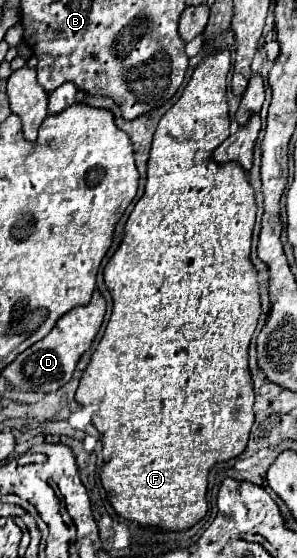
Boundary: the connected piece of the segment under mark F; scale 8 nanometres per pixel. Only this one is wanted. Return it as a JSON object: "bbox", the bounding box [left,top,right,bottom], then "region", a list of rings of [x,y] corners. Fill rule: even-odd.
{"bbox":[76,50,260,532],"region":[[[228,50],[216,52],[202,60],[202,64],[194,70],[188,86],[184,88],[182,98],[162,116],[150,150],[148,160],[148,180],[146,180],[146,192],[136,202],[128,222],[126,222],[126,236],[108,262],[104,270],[106,286],[114,300],[114,310],[110,316],[110,322],[106,326],[104,338],[100,340],[90,366],[86,368],[80,386],[76,390],[76,402],[80,406],[98,406],[98,412],[92,416],[92,424],[102,436],[102,472],[100,482],[108,494],[108,502],[112,504],[114,512],[122,518],[128,518],[132,522],[138,522],[142,528],[152,526],[158,530],[168,532],[184,532],[192,528],[196,522],[200,522],[208,510],[206,504],[206,488],[208,488],[208,474],[216,462],[224,462],[230,458],[236,458],[244,452],[250,436],[250,428],[254,424],[254,388],[248,372],[248,344],[256,330],[256,322],[260,316],[260,292],[258,292],[258,272],[254,270],[250,262],[250,240],[252,240],[252,228],[256,220],[256,202],[254,202],[254,190],[246,176],[246,190],[214,190],[224,186],[224,168],[218,166],[212,160],[212,152],[230,136],[230,118],[228,118],[228,104],[226,104],[226,76],[230,72],[230,54]],[[234,408],[240,408],[238,414],[234,414]]]}

